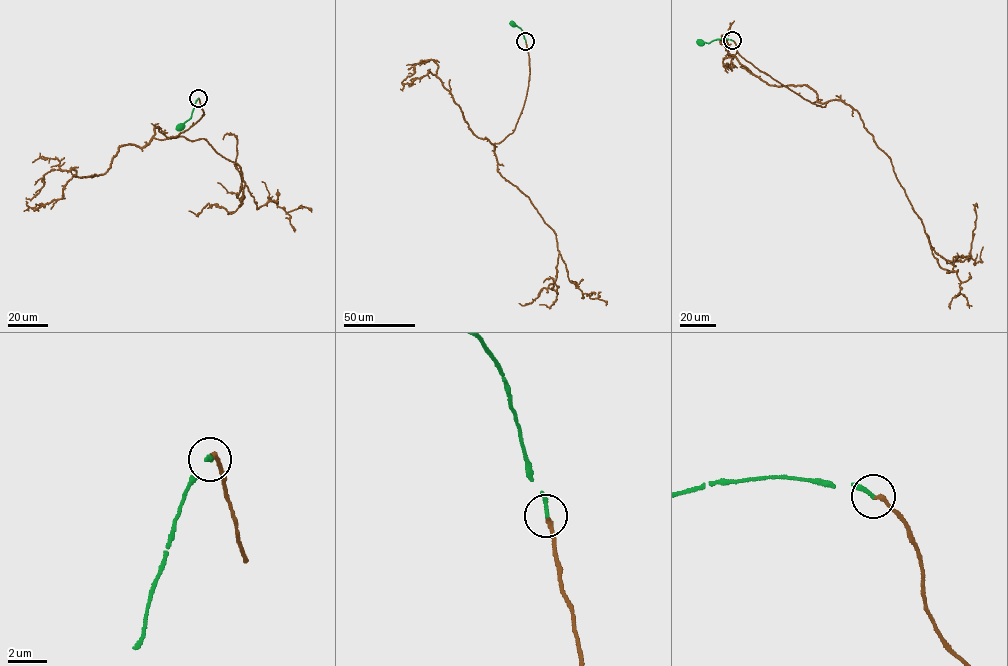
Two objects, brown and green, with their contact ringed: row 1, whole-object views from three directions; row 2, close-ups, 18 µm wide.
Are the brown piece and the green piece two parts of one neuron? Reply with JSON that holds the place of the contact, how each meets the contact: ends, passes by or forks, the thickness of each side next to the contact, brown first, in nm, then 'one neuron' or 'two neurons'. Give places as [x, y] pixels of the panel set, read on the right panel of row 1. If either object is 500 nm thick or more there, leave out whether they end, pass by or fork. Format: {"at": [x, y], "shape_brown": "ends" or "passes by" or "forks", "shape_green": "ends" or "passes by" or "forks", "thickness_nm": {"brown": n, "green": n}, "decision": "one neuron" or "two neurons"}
{"at": [732, 40], "shape_brown": "ends", "shape_green": "ends", "thickness_nm": {"brown": 200, "green": 200}, "decision": "one neuron"}

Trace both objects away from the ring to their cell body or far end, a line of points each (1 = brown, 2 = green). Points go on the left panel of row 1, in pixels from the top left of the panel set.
1: (198, 98), (192, 126), (153, 137), (157, 126), (202, 138), (239, 166), (239, 206), (237, 138), (223, 139)
2: (198, 98), (191, 116), (180, 127)

